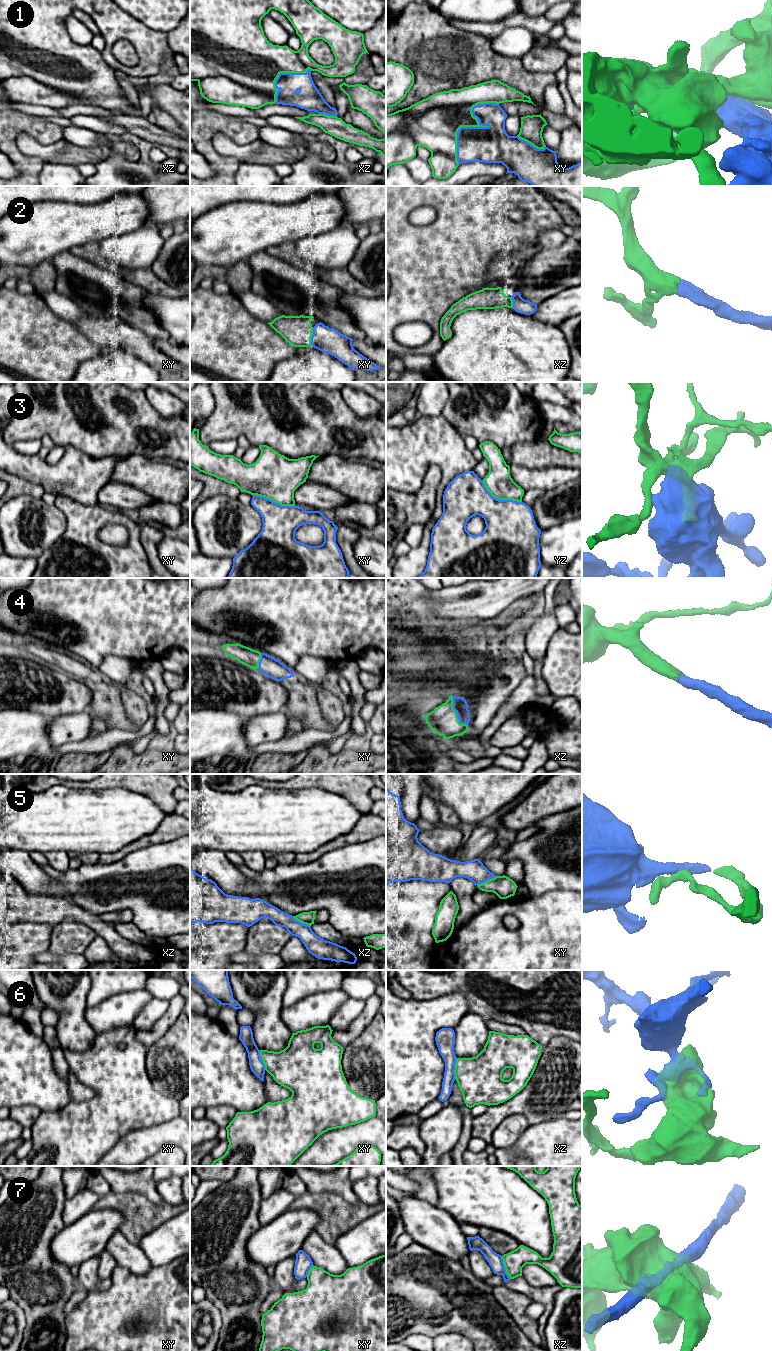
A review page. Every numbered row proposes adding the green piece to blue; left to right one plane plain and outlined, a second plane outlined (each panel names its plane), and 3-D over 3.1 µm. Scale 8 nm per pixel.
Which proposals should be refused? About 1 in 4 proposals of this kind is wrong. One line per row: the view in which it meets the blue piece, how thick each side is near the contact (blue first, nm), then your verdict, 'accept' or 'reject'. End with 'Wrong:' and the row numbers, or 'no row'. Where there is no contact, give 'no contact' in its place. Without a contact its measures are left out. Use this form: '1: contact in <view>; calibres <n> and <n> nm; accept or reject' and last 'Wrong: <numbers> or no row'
1: contact in xy; calibres 300 and 340 nm; accept
2: contact in xy; calibres 200 and 240 nm; accept
3: contact in yz; calibres 400 and 220 nm; accept
4: contact in xz; calibres 120 and 240 nm; accept
5: contact in xz; calibres 160 and 100 nm; reject
6: contact in xz; calibres 160 and 360 nm; reject
7: contact in xz; calibres 120 and 170 nm; reject
Wrong: 5, 6, 7

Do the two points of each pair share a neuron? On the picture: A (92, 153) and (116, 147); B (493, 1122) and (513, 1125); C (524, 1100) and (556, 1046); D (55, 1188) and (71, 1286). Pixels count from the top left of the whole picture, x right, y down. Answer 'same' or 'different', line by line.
A: same
B: different
C: same
D: same

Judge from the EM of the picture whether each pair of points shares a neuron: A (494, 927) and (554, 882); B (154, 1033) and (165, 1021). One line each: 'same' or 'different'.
A: different
B: same

